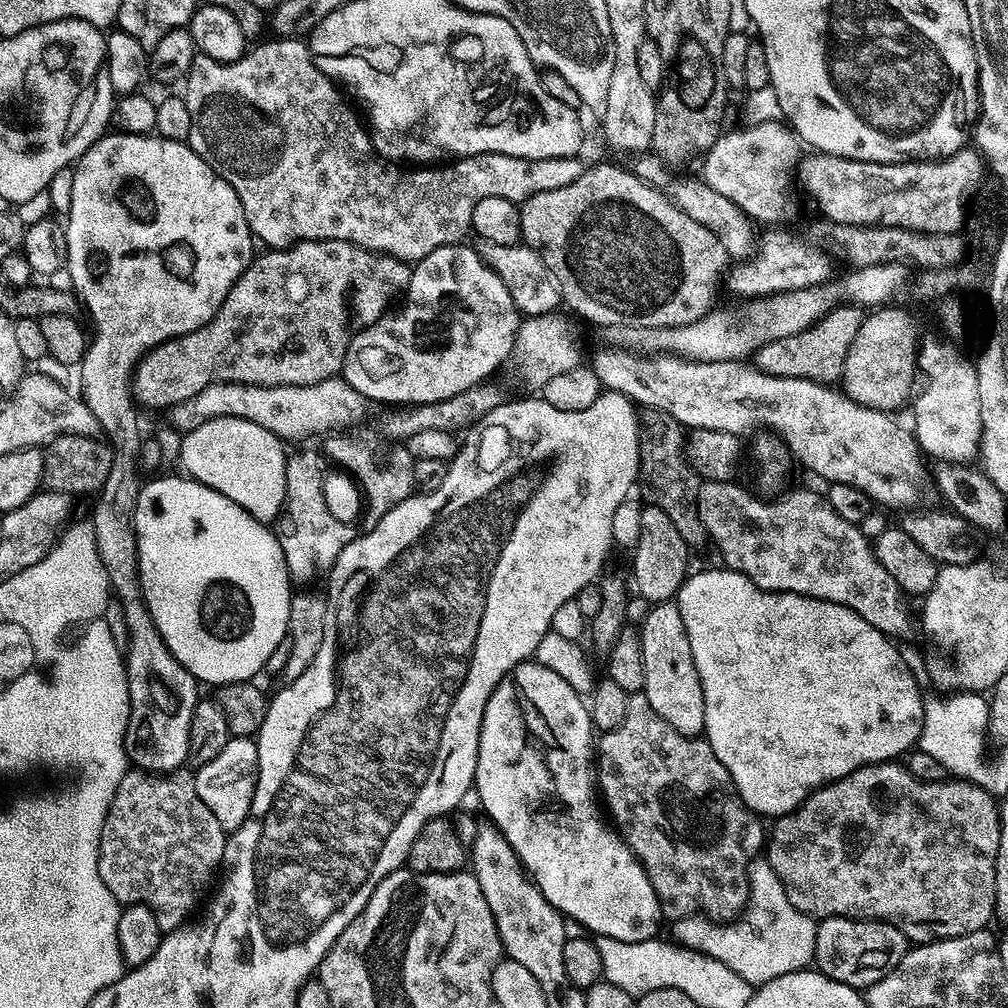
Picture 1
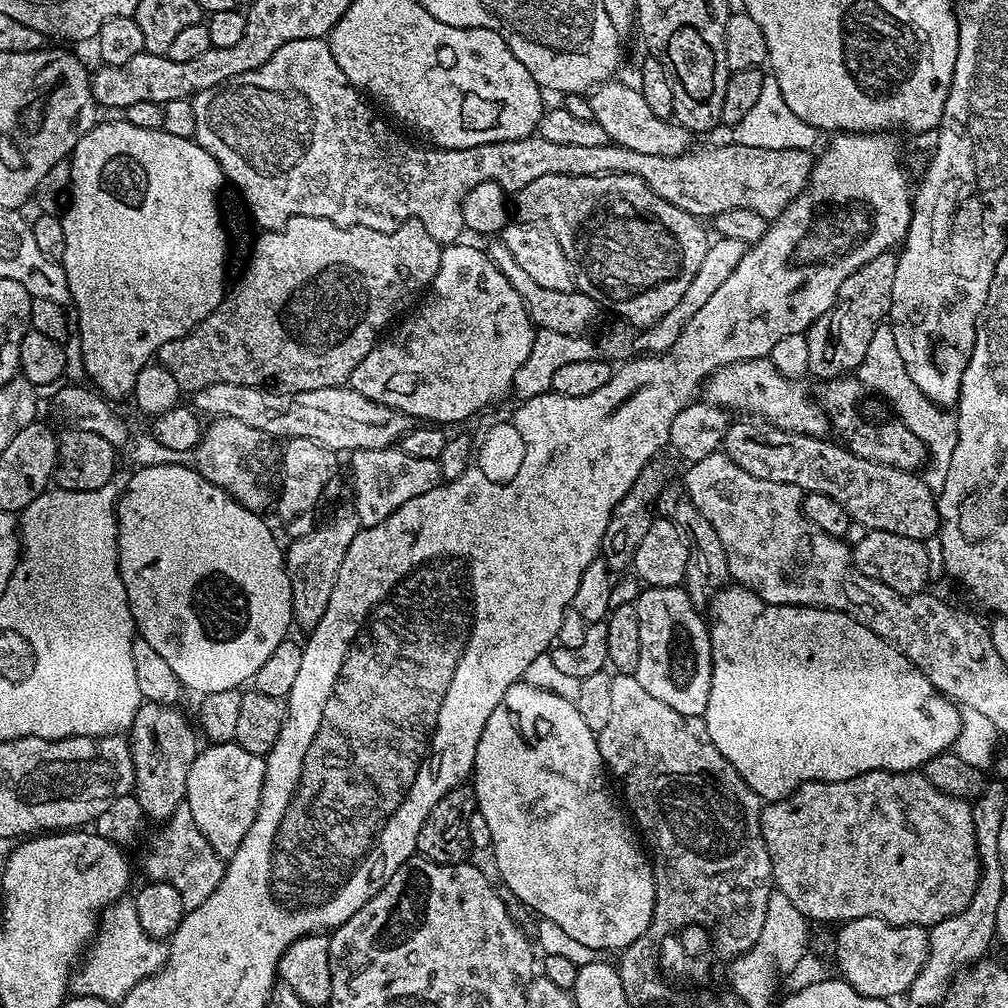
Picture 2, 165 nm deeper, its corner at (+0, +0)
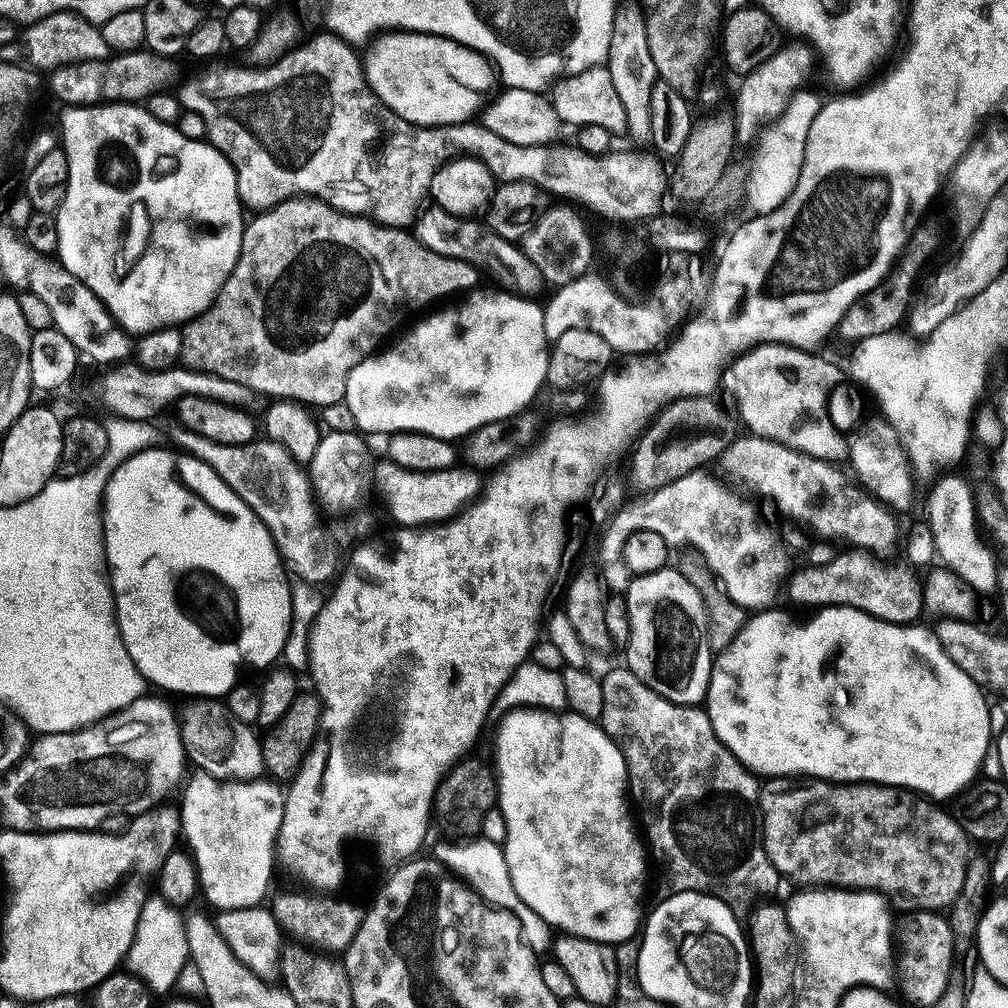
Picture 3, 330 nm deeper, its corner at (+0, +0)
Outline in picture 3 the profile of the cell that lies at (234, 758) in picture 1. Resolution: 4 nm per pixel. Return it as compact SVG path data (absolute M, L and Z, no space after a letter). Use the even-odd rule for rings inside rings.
M201 770L196 774L187 777L189 780L184 788L184 801L179 801L178 807L182 836L185 841L188 839L187 847L196 865L199 891L218 910L257 907L263 901L260 899L269 895L268 883L272 880L276 835L284 817L285 793L279 783L268 778L226 780L212 777Z

